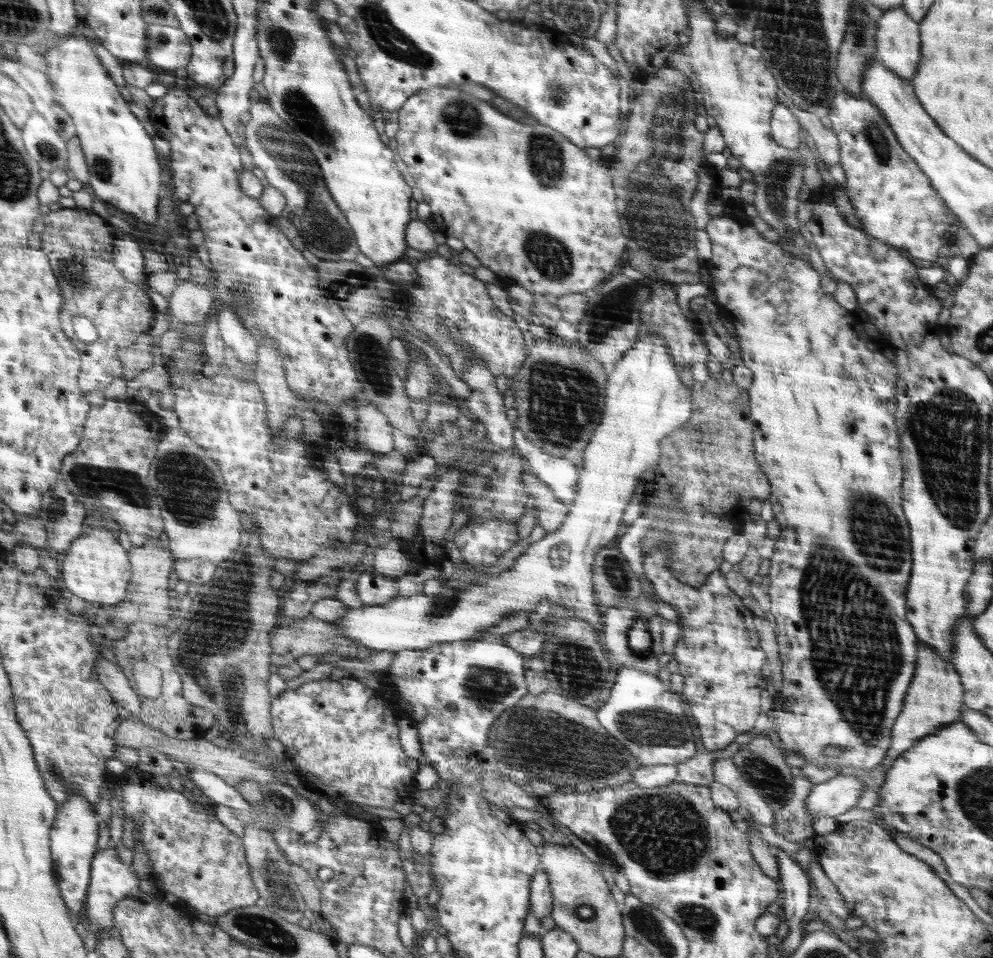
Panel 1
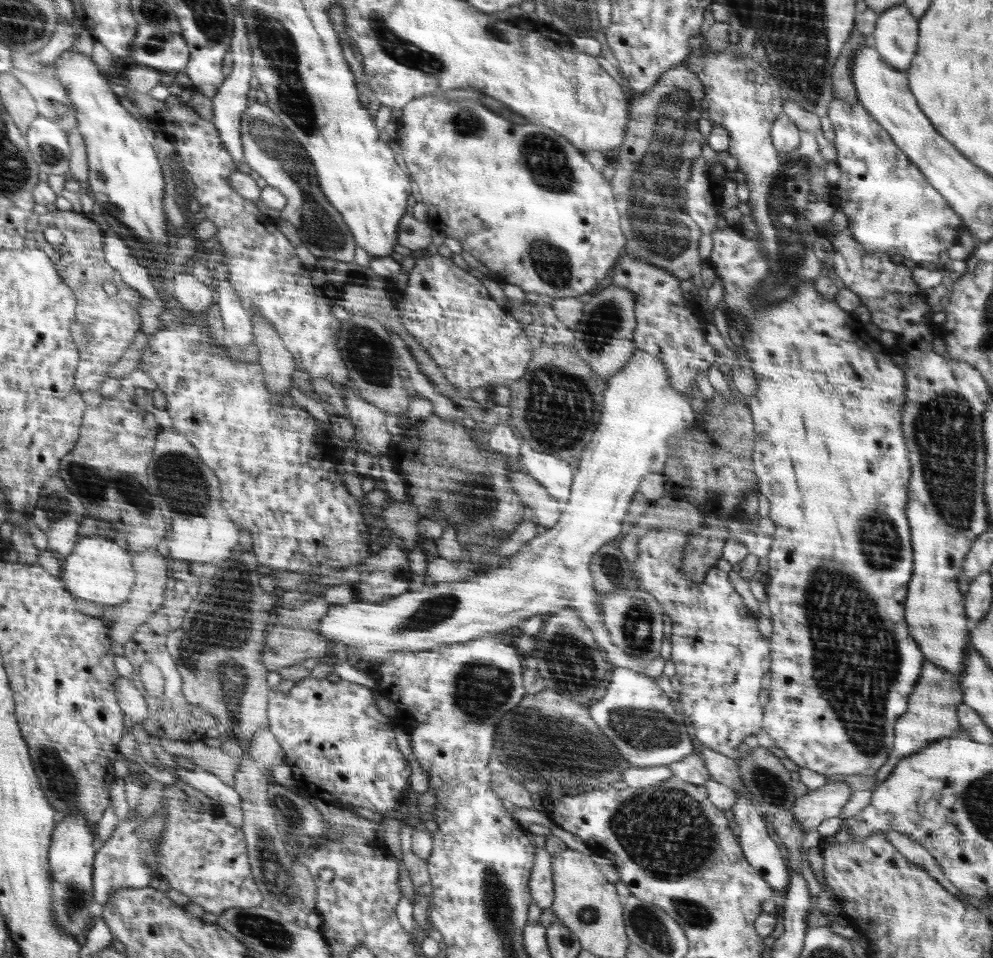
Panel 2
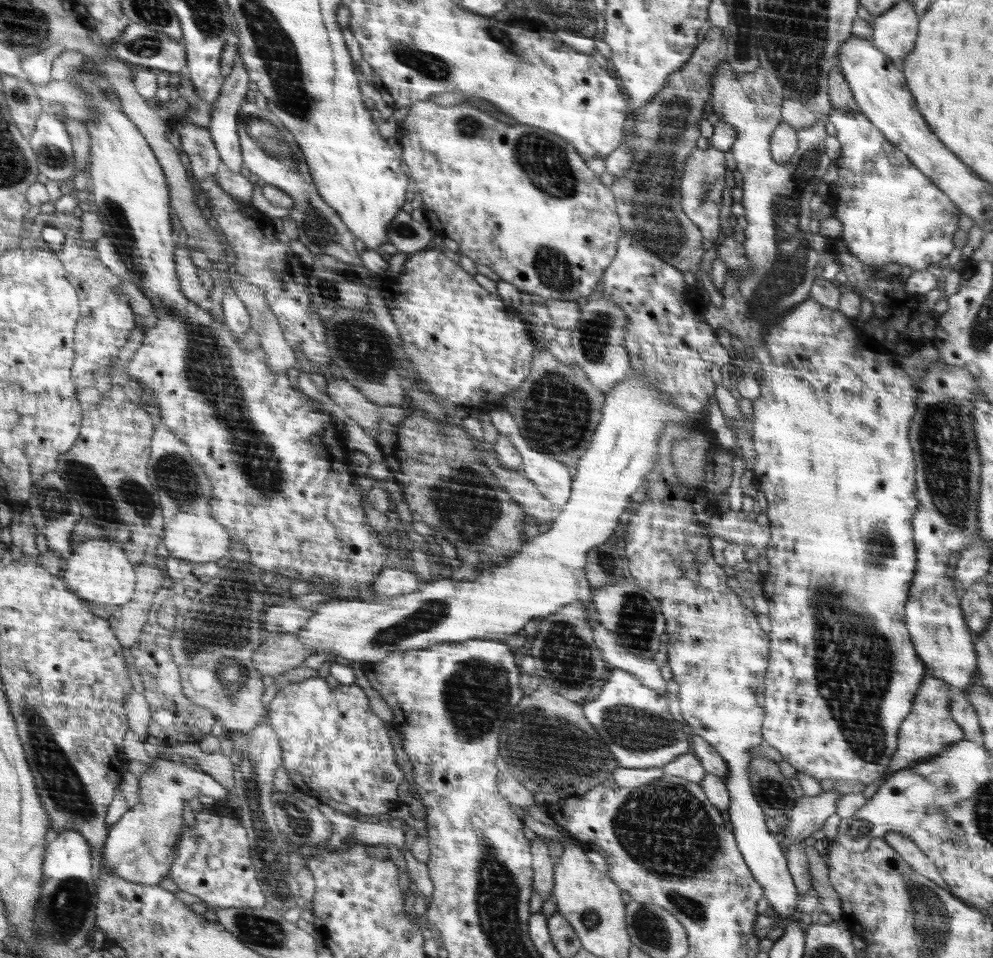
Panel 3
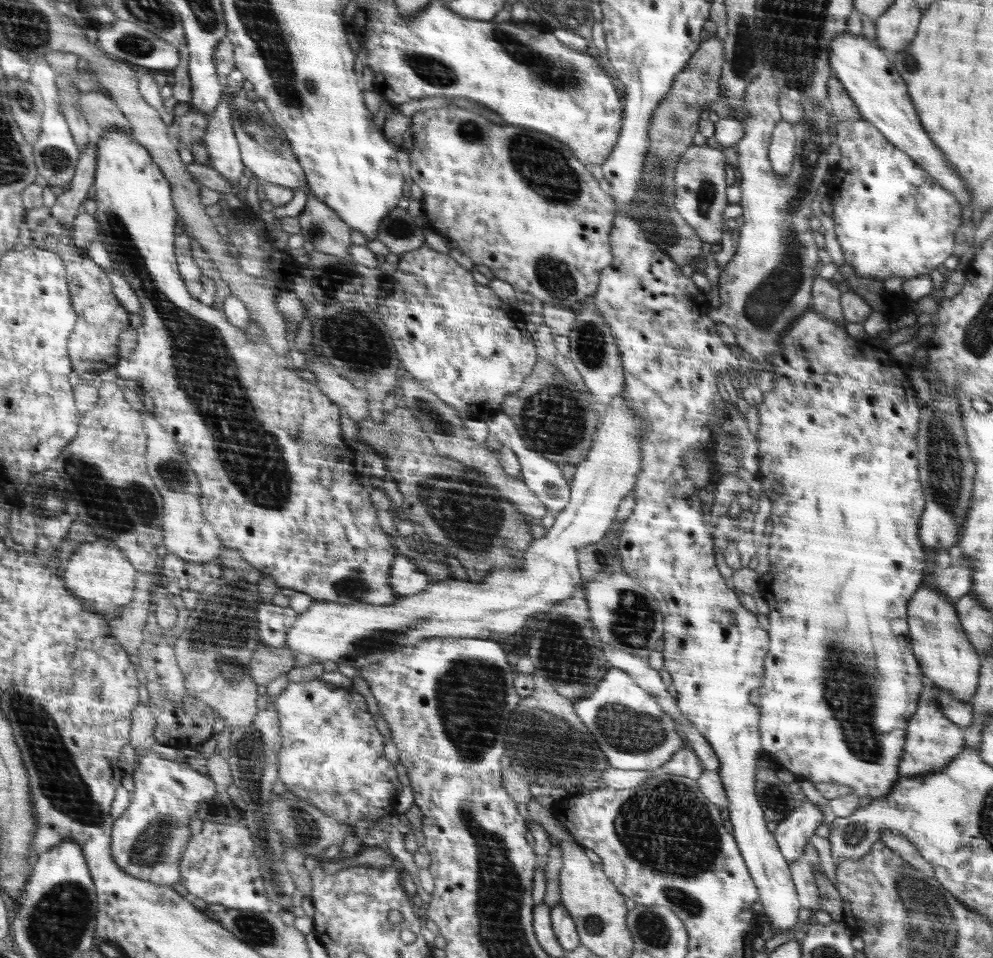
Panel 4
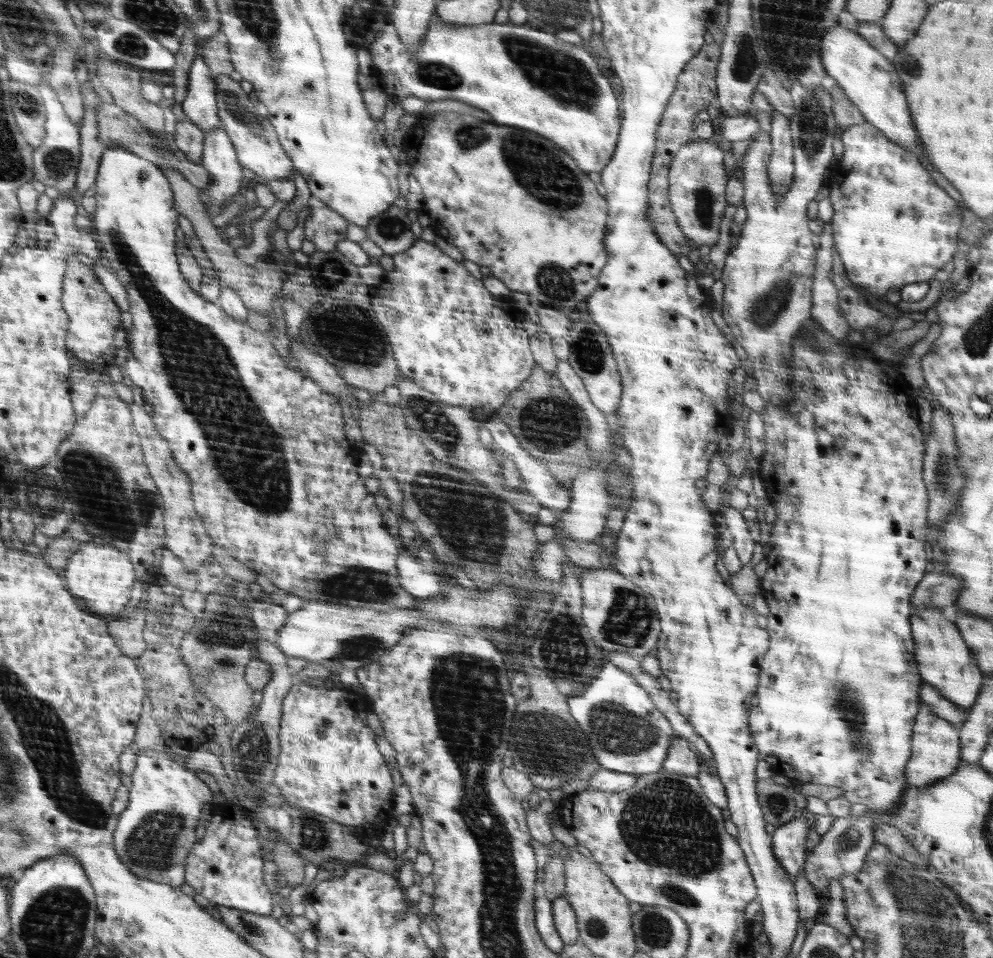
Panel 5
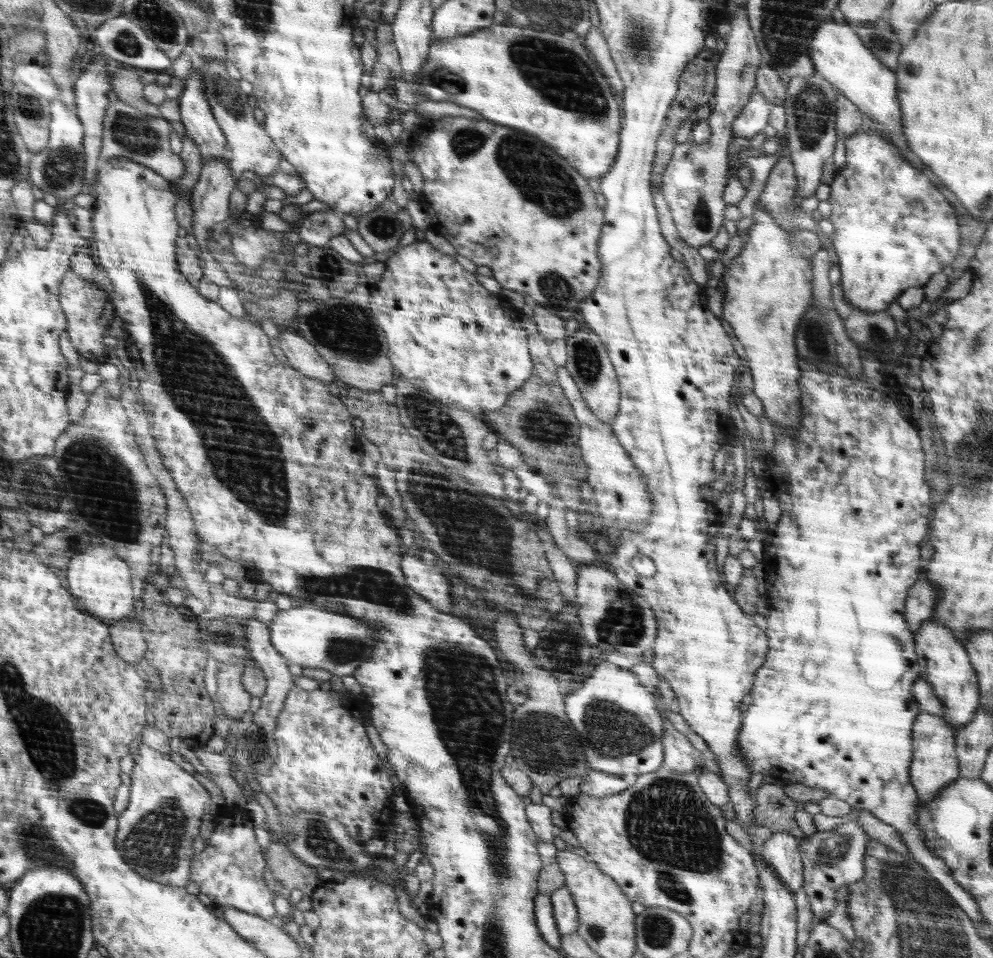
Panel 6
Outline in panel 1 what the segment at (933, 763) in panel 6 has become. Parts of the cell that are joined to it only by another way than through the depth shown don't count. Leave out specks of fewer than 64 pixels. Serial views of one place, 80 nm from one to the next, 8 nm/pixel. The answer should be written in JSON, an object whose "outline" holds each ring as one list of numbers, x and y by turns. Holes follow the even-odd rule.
{"outline":[[924,643,916,644,916,666,913,678,904,699,904,710,896,718,896,724,892,728,890,748,885,760,881,762,886,770,890,769,893,762,903,752,910,750,918,740,936,733,944,725,956,723,961,709,964,708,964,689,954,665,942,659,938,653,934,653,934,649,930,649]]}

